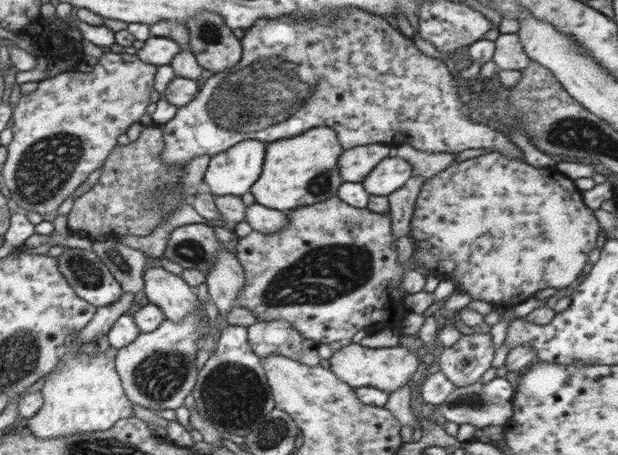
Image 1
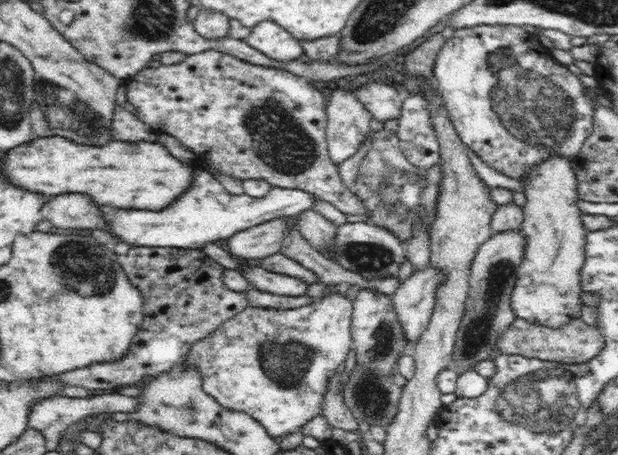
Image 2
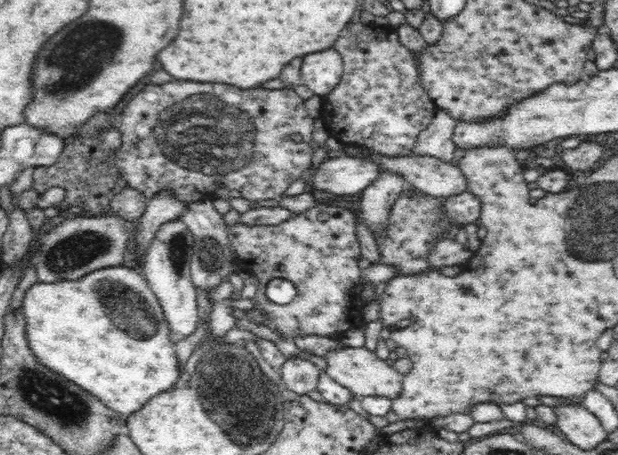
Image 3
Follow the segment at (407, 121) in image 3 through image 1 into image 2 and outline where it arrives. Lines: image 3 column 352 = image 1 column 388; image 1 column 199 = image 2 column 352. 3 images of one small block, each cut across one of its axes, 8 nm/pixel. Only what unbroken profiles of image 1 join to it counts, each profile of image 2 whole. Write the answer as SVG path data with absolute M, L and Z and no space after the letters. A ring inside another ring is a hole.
M335 90L324 108L328 115L327 145L336 165L356 154L370 136L373 116L356 99L356 91Z

